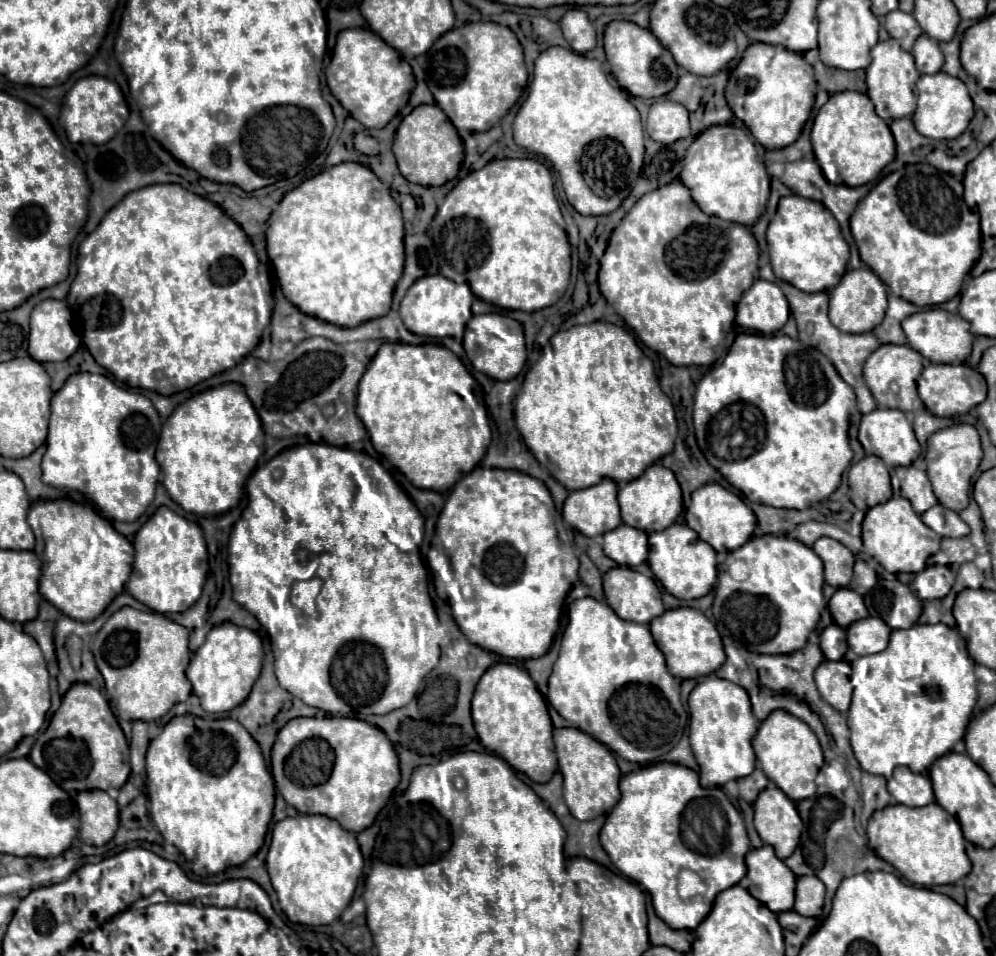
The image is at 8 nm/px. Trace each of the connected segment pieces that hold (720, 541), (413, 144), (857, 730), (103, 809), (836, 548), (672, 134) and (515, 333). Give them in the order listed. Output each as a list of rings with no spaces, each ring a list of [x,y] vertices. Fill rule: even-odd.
[[[706,484],[704,488],[698,488],[692,494],[692,502],[686,510],[686,524],[698,532],[698,536],[712,544],[712,548],[716,552],[720,550],[736,550],[742,544],[746,544],[756,528],[756,516],[754,512],[742,502],[740,496],[736,496],[734,492],[722,488],[720,484]]]
[[[416,106],[398,126],[396,140],[394,140],[394,156],[400,168],[400,174],[414,184],[420,186],[442,186],[448,180],[454,180],[460,162],[464,158],[462,152],[462,140],[454,128],[454,124],[448,120],[448,116],[442,112],[440,106]]]
[[[916,624],[916,626],[912,626],[912,628],[908,628],[908,630],[892,630],[892,636],[890,636],[890,644],[888,644],[888,648],[886,650],[882,650],[882,652],[878,652],[878,654],[870,654],[868,658],[866,656],[860,656],[858,660],[853,661],[847,661],[845,659],[844,662],[848,662],[850,664],[850,676],[852,674],[852,684],[854,684],[854,694],[853,694],[853,685],[852,685],[852,706],[850,706],[850,712],[848,712],[848,728],[850,728],[850,732],[852,732],[852,736],[850,736],[850,742],[852,742],[852,750],[854,750],[854,756],[856,756],[856,760],[858,760],[858,764],[862,766],[862,770],[866,770],[866,772],[870,772],[870,774],[880,774],[880,776],[886,776],[886,778],[890,778],[892,776],[892,770],[896,768],[896,766],[908,766],[912,772],[924,772],[934,760],[938,760],[940,756],[944,756],[946,752],[950,752],[952,750],[952,746],[958,742],[958,740],[961,740],[964,737],[964,732],[966,732],[966,724],[968,724],[968,720],[970,720],[970,714],[972,714],[972,708],[974,708],[974,704],[976,704],[976,698],[978,698],[978,690],[976,689],[976,686],[978,685],[978,681],[976,679],[976,676],[974,676],[974,662],[970,658],[966,642],[963,638],[960,637],[958,632],[952,628],[948,628],[946,624]],[[930,690],[934,690],[934,692],[938,692],[936,696],[932,696],[932,694],[928,694]],[[860,712],[880,712],[878,716],[880,718],[870,718],[870,720],[862,720],[862,718],[854,718],[854,716],[862,716]]]
[[[88,790],[76,796],[80,810],[80,838],[90,846],[104,846],[118,828],[118,804],[104,790]]]
[[[820,538],[812,546],[814,552],[824,562],[824,578],[830,586],[844,588],[852,580],[852,566],[854,566],[854,554],[832,538]]]
[[[668,98],[654,102],[650,106],[646,132],[652,140],[662,144],[674,144],[676,140],[690,136],[688,110],[682,104]]]
[[[480,314],[472,316],[464,332],[464,350],[474,370],[494,378],[494,380],[512,380],[518,376],[526,362],[524,332],[520,322],[502,316],[502,314]]]

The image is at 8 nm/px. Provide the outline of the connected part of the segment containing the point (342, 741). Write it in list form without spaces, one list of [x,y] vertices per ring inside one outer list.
[[[314,716],[292,718],[278,732],[272,748],[272,776],[278,792],[300,814],[324,814],[332,820],[338,820],[340,826],[350,832],[362,832],[374,822],[376,814],[384,808],[394,788],[398,786],[400,768],[396,750],[384,732],[380,732],[380,728],[358,718]]]

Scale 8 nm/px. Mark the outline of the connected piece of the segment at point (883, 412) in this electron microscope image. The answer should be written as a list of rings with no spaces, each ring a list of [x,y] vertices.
[[[878,408],[870,414],[862,416],[860,422],[860,434],[858,440],[862,442],[866,454],[876,454],[884,460],[884,464],[892,466],[908,466],[912,464],[918,454],[920,454],[920,444],[914,436],[914,428],[912,422],[908,422],[906,414],[900,410],[892,410],[892,408]]]

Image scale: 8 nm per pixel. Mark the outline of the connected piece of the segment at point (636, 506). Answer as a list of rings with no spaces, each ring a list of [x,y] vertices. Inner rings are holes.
[[[652,464],[650,468],[646,468],[646,472],[640,478],[622,484],[622,488],[618,490],[618,504],[622,510],[624,524],[628,524],[632,528],[640,528],[650,534],[650,532],[658,532],[658,530],[672,526],[674,520],[680,516],[682,490],[680,490],[680,484],[670,468]]]

